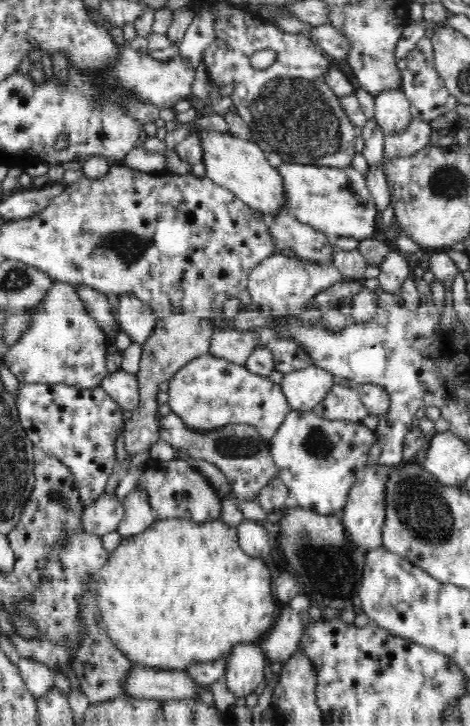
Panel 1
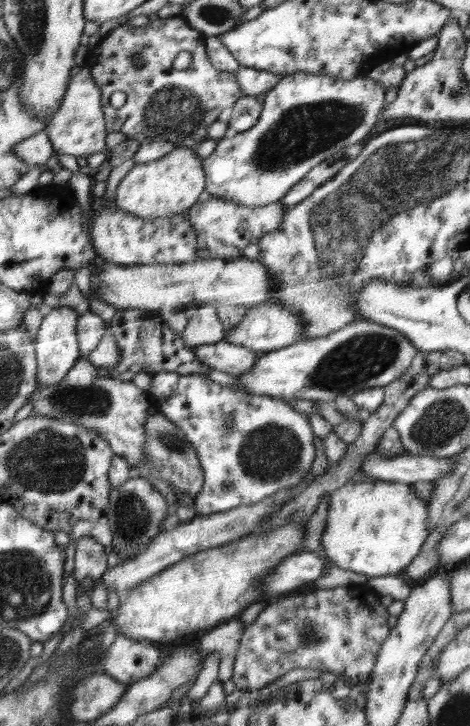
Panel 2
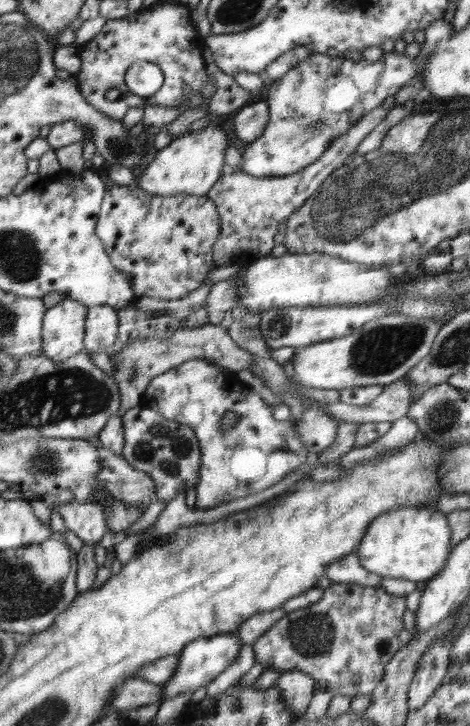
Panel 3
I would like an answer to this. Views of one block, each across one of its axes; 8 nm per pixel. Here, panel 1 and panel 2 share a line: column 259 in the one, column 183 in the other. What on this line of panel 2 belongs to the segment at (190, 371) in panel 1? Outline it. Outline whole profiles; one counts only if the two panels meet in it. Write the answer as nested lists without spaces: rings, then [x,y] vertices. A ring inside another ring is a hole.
[[[160,372],[151,377],[150,389],[145,391],[150,408],[162,413],[178,426],[198,453],[204,482],[201,491],[194,498],[196,516],[224,513],[240,505],[260,502],[264,497],[294,486],[304,477],[310,476],[316,447],[308,413],[294,410],[290,404],[279,398],[246,393],[244,389],[221,385],[204,375]]]

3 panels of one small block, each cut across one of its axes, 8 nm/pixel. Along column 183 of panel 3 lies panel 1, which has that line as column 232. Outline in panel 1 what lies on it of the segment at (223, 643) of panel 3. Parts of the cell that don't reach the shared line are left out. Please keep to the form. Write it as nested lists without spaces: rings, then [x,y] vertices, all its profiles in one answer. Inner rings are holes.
[[[260,643],[238,644],[228,654],[226,662],[226,684],[235,697],[248,696],[254,693],[258,684],[264,682],[266,668],[265,652]]]

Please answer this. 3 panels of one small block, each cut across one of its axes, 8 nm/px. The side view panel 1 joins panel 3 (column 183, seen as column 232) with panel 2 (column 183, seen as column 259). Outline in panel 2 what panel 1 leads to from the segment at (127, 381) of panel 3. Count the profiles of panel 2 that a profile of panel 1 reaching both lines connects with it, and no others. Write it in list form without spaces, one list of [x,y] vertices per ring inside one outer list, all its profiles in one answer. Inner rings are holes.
[[[202,305],[190,315],[182,333],[183,344],[191,351],[198,346],[216,344],[225,338],[224,326],[220,323],[213,305]]]

